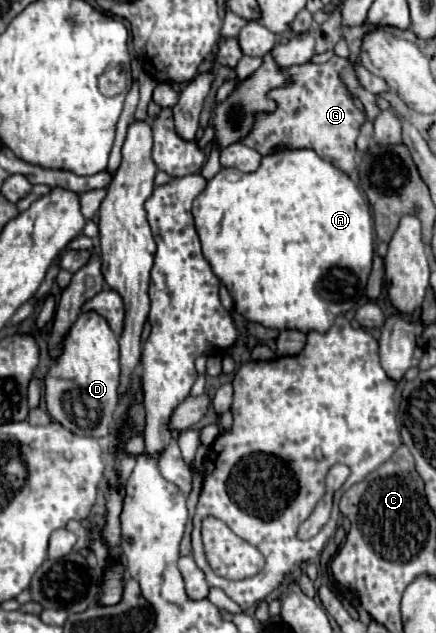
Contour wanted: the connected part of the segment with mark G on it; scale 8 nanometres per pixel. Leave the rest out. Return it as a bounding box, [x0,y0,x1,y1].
[242,56,390,174]

